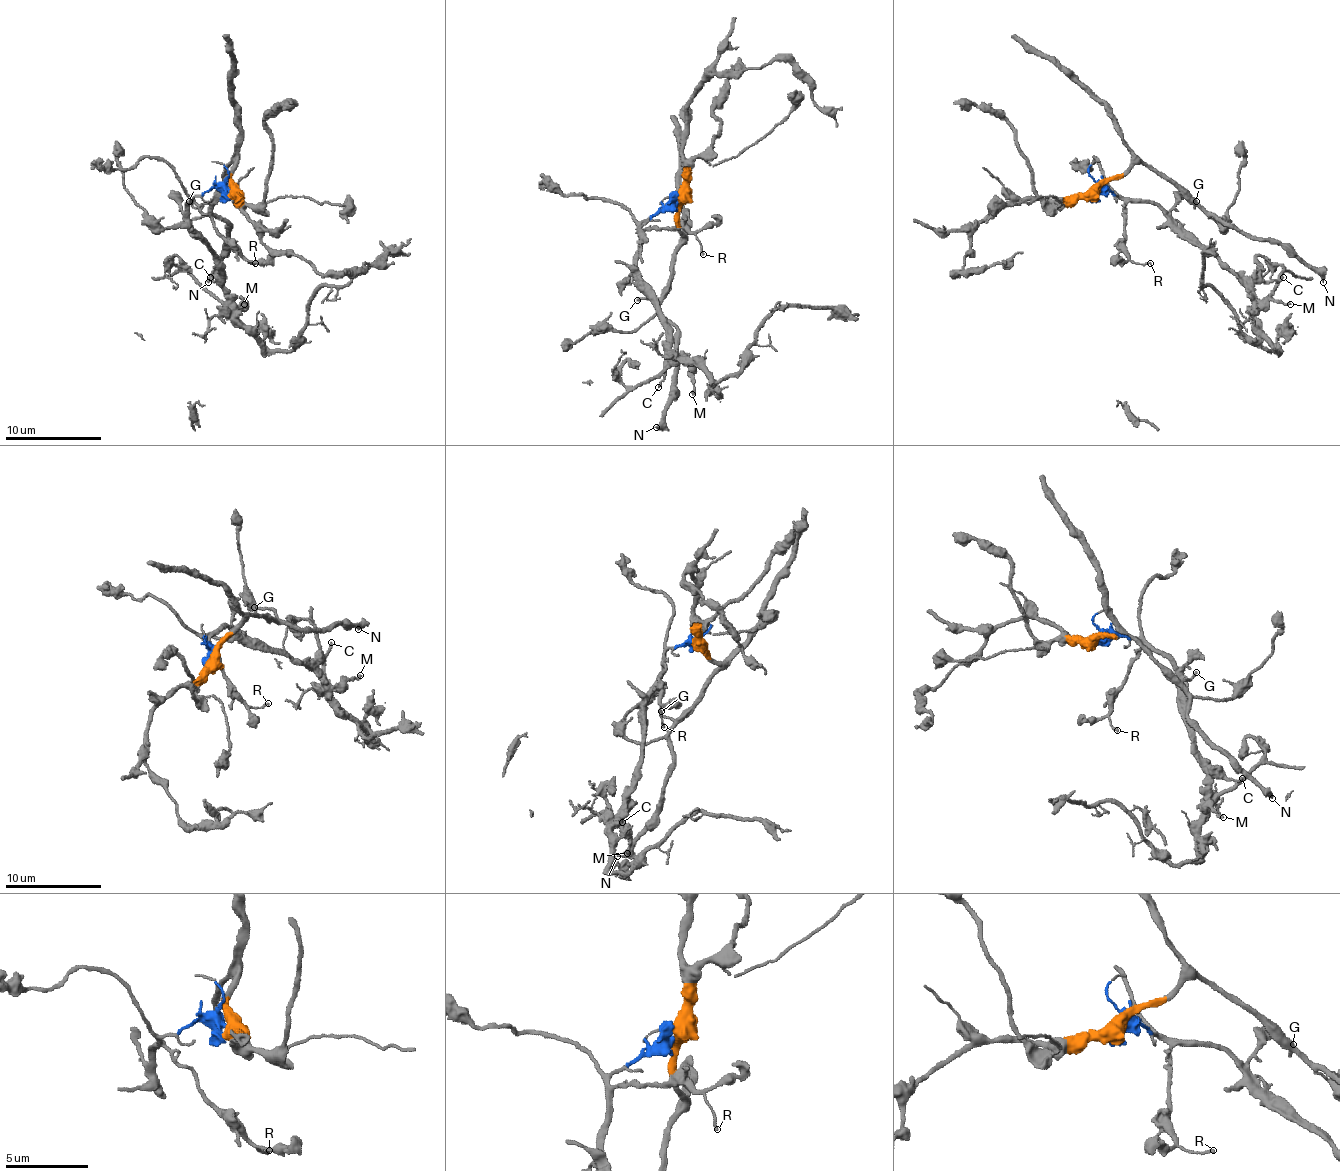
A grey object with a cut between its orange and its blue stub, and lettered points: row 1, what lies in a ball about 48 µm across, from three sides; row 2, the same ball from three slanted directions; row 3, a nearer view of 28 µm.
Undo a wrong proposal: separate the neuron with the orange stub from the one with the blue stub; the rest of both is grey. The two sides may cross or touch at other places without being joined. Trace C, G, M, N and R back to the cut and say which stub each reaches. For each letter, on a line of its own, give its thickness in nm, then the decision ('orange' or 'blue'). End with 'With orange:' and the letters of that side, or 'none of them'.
C: 140 nm thick; blue
G: 150 nm thick; orange
M: 170 nm thick; blue
N: 300 nm thick; orange
R: 130 nm thick; blue
With orange: G, N

